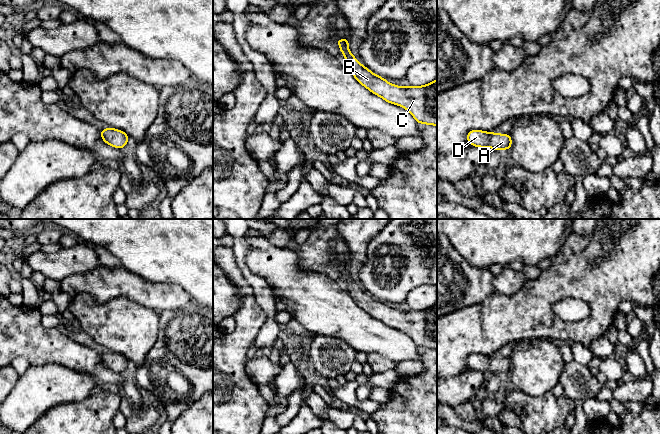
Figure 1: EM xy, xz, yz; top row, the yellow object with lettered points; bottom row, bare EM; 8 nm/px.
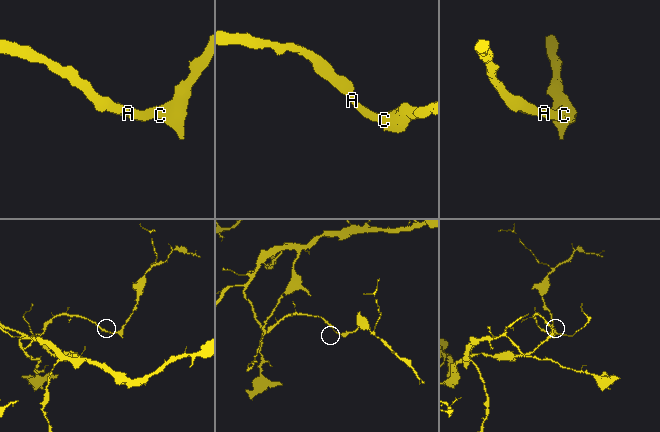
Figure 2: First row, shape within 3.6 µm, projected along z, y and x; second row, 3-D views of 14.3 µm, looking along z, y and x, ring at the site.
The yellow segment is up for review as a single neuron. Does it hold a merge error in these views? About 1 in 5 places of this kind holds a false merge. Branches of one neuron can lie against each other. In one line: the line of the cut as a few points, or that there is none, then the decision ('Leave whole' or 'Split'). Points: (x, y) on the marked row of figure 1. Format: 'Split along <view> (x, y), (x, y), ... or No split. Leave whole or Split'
No split. Leave whole

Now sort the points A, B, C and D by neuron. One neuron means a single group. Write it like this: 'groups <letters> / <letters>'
groups A B C D

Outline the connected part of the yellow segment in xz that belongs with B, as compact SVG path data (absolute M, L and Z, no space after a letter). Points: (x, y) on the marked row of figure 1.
M335 39L346 58L346 66L355 79L386 102L407 109L418 124L437 126L437 79L424 86L399 87L375 75L351 54L347 48L350 39Z

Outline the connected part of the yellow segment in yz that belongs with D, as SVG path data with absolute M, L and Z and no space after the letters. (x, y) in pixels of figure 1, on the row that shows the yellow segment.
M471 130L467 133L467 142L472 146L481 148L491 147L494 150L509 150L512 146L512 140L509 134L497 134L484 132L481 130Z

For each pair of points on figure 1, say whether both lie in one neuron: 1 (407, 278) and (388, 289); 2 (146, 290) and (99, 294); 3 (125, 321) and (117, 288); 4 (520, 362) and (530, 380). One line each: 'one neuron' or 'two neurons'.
1: one neuron
2: one neuron
3: two neurons
4: one neuron

